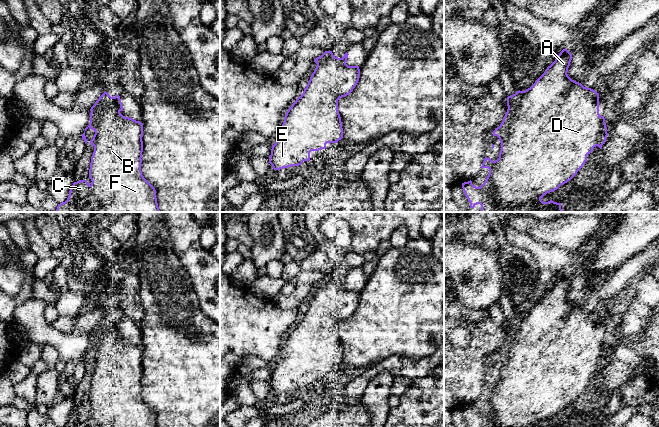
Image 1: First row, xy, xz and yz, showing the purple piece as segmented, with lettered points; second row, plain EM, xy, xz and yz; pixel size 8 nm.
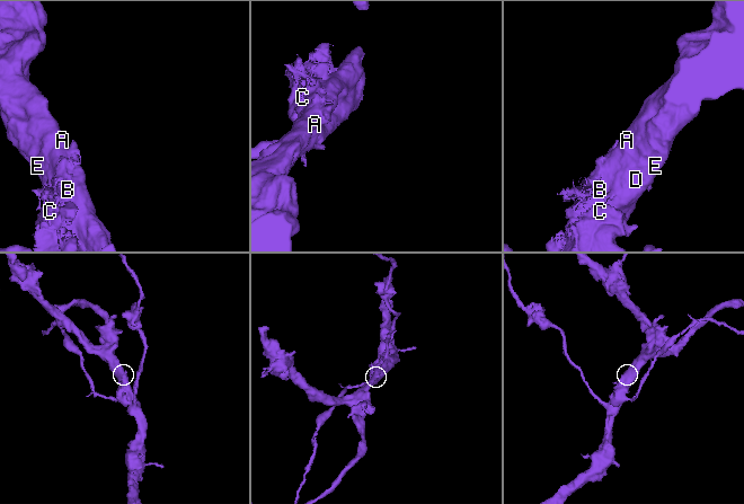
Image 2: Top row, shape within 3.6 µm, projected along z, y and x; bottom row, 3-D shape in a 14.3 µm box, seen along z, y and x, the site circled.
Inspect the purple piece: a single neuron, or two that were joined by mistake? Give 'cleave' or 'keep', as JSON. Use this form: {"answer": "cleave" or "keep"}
{"answer": "cleave"}

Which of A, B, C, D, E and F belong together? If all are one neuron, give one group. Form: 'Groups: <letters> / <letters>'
Groups: A B D E F / C

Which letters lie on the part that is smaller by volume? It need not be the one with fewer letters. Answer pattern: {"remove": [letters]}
{"remove": ["C"]}

